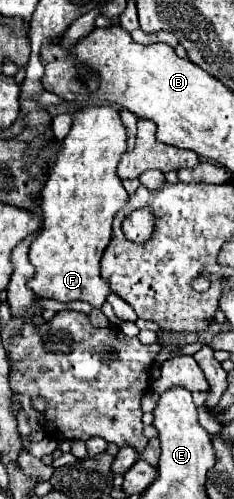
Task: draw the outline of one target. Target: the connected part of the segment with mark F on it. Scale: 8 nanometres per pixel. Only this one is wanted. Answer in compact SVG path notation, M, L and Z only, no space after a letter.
M99 105L73 113L73 127L61 141L63 149L41 191L41 235L29 249L29 261L35 267L29 285L39 299L87 301L99 309L111 293L109 283L99 275L99 261L111 239L111 221L129 197L115 173L127 149L125 141L125 127L113 107Z

